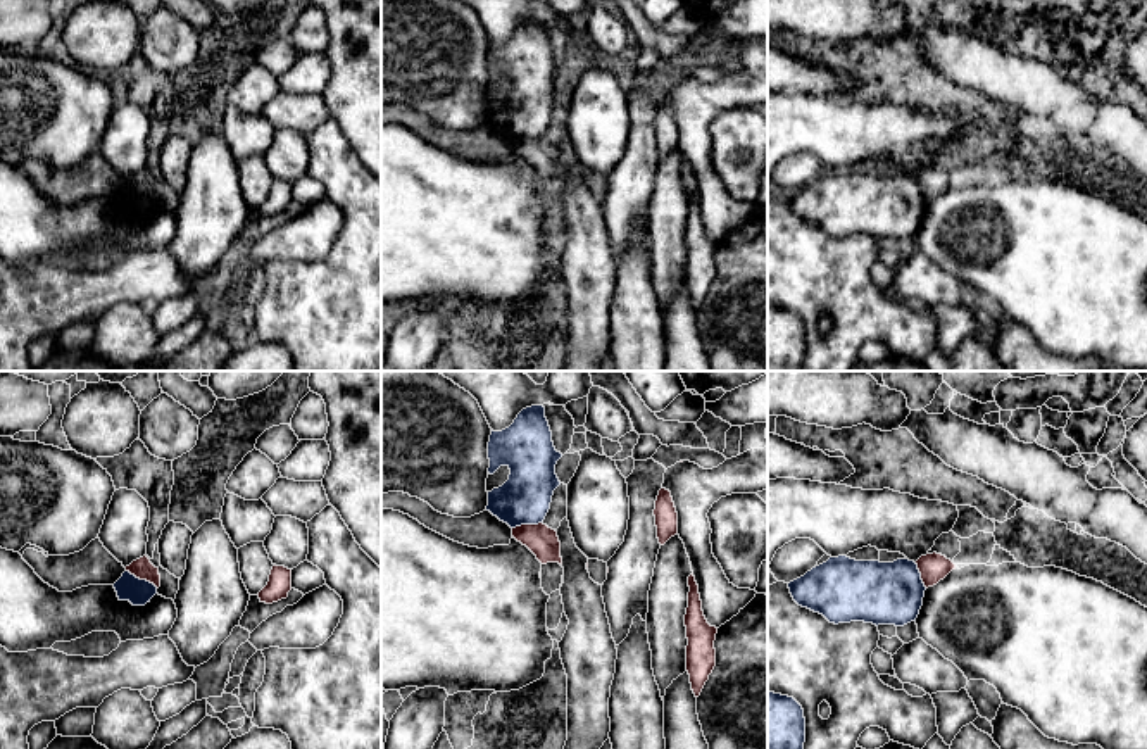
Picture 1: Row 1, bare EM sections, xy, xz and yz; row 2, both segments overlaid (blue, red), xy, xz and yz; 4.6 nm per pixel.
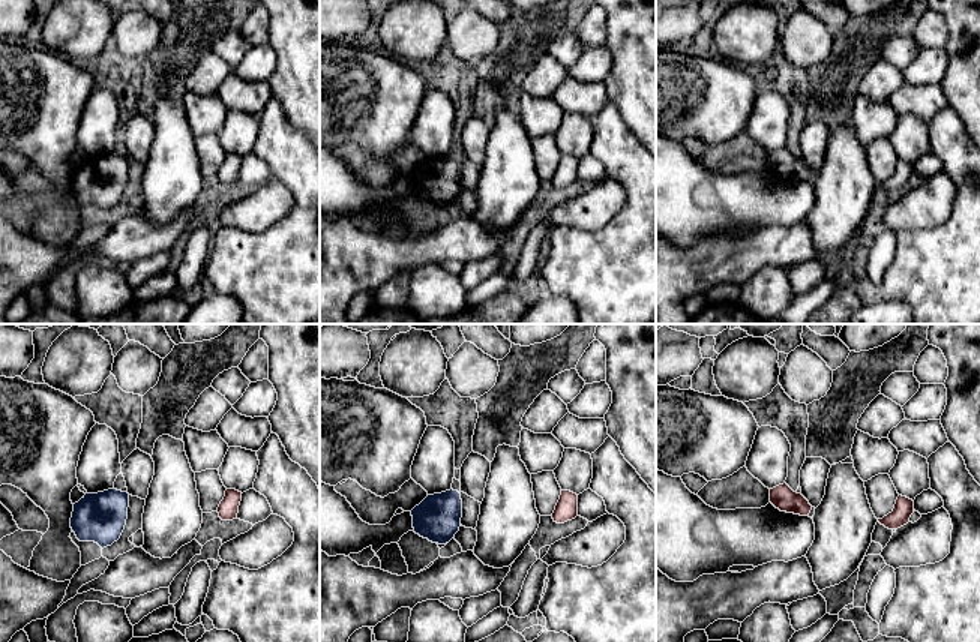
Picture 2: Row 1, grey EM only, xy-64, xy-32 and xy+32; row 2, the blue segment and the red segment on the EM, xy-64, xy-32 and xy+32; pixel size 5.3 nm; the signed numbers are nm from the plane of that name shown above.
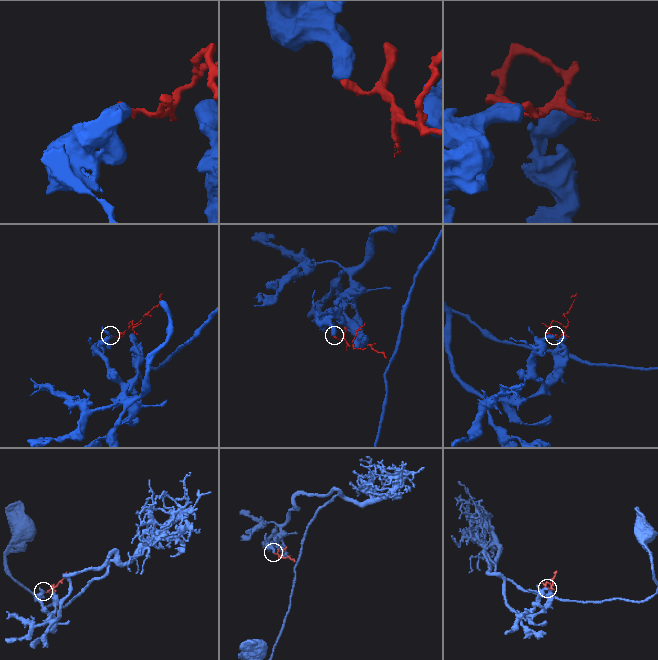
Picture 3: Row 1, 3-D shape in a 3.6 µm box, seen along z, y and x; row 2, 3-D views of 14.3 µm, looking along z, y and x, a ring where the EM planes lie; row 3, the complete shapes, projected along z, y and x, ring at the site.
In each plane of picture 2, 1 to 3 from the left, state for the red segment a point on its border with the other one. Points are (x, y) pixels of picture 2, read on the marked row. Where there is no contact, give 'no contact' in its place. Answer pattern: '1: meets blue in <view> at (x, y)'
1: no contact
2: no contact
3: no contact

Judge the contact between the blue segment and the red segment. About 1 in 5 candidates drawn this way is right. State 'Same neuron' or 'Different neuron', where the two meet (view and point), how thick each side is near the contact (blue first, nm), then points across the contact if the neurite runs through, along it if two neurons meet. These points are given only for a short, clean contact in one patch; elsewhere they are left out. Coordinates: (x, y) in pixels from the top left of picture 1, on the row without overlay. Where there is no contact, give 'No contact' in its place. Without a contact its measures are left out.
Different neuron. Touches blue at xy (142, 194). Thickness 120 nm (blue) against 100 nm. Boundary: xy (126, 183), (157, 201)

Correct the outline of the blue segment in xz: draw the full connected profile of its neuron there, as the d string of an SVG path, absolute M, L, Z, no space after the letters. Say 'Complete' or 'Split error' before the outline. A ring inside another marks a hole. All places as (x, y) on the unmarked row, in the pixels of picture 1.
Complete. M543 19L523 22L502 45L492 43L488 86L493 88L500 79L507 79L511 88L502 100L488 105L486 124L511 142L543 136L554 104L561 98L555 88L561 71Z

